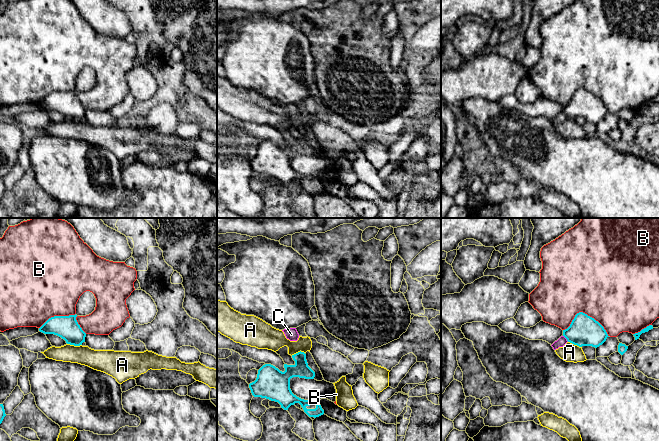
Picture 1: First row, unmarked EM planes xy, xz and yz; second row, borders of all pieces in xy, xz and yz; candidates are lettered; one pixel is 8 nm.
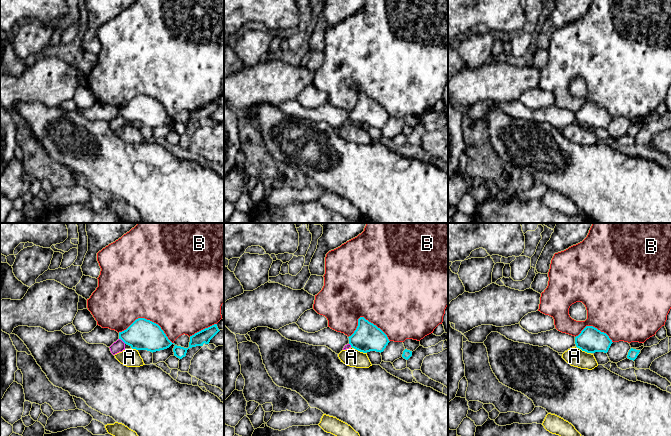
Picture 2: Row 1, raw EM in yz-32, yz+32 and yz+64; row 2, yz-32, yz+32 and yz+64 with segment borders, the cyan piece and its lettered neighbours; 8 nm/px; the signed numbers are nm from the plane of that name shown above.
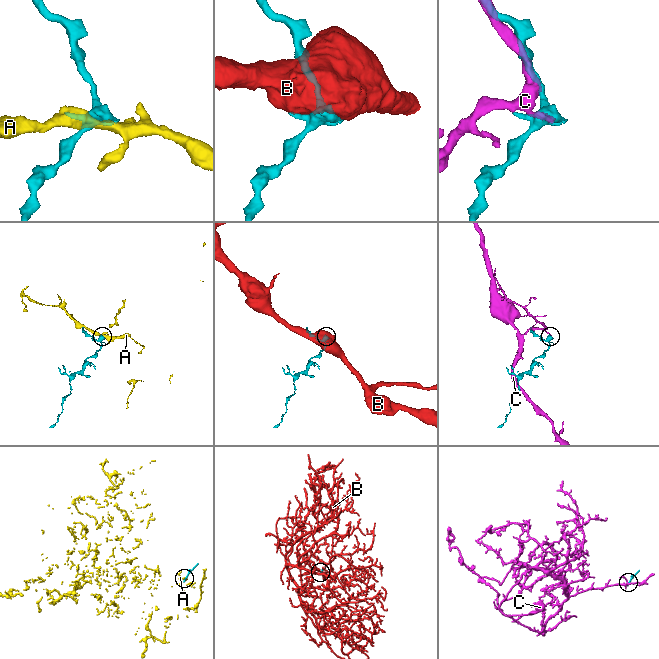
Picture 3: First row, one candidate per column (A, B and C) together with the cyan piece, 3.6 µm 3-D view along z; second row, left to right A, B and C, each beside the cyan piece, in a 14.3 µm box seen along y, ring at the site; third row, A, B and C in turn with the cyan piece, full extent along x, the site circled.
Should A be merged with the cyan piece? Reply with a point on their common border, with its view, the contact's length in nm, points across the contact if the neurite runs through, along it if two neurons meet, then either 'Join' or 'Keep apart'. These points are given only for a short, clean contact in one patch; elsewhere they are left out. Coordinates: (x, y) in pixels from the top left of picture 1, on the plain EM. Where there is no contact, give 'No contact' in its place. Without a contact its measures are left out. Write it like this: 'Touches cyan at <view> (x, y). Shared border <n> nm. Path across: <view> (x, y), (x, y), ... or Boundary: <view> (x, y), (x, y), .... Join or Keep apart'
Touches cyan at xy (74, 121). Shared border 120 nm. Boundary: xy (67, 119), (81, 121). Keep apart

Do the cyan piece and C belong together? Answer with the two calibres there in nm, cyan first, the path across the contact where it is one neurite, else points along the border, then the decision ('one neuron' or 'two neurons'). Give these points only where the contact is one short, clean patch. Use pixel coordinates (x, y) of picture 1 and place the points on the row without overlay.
240/70 nm | along yz (563, 111), (568, 117) | two neurons

